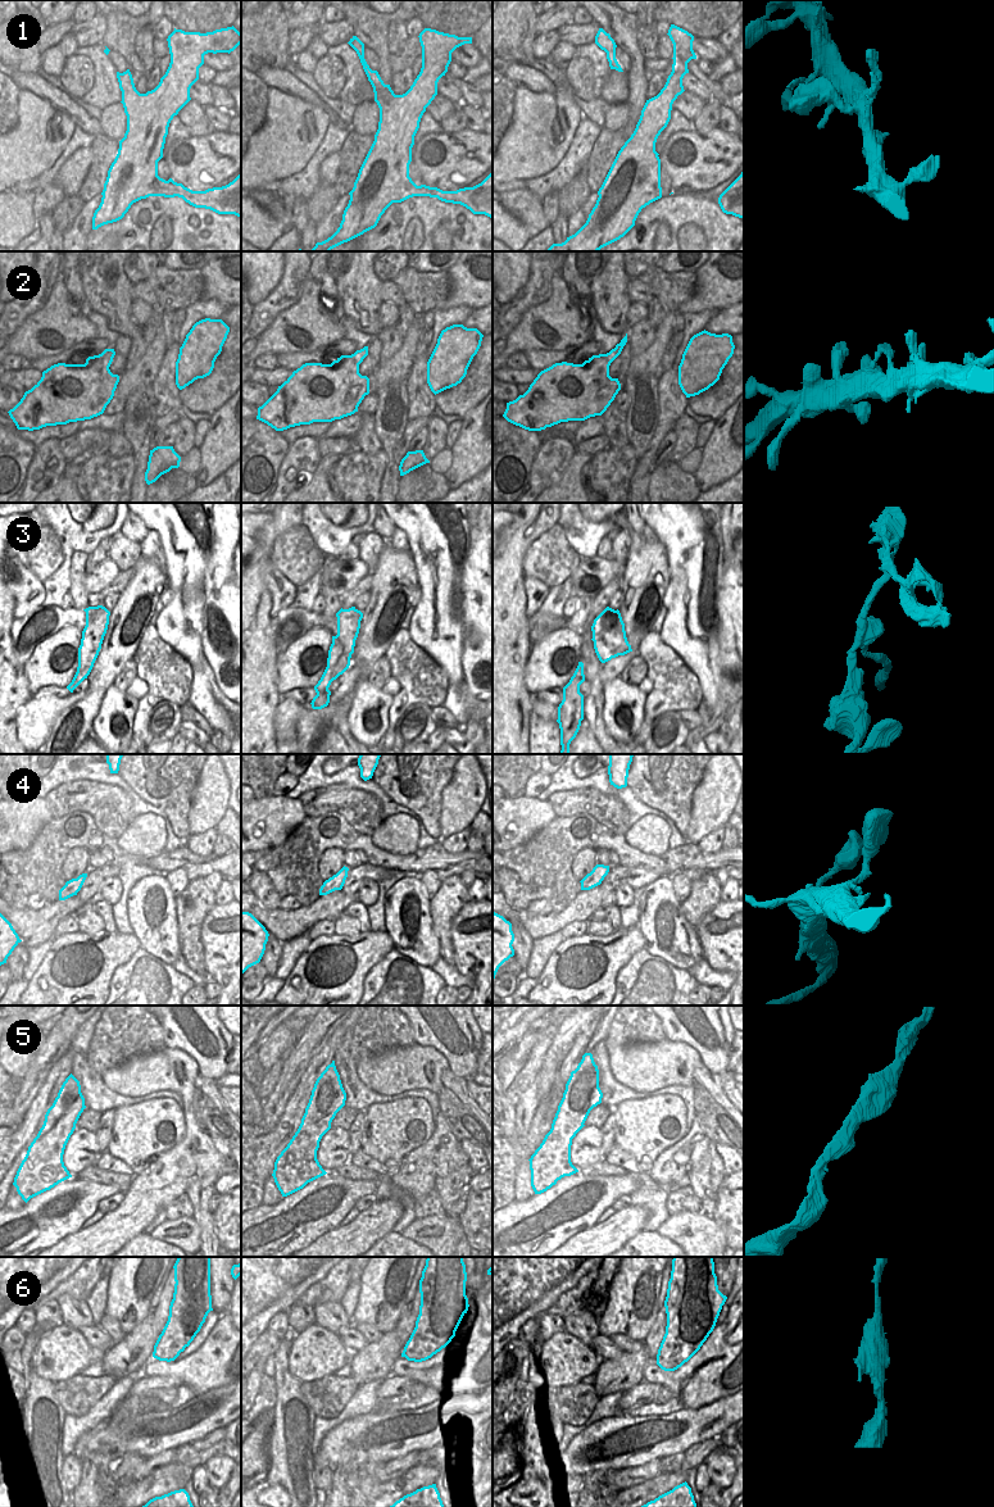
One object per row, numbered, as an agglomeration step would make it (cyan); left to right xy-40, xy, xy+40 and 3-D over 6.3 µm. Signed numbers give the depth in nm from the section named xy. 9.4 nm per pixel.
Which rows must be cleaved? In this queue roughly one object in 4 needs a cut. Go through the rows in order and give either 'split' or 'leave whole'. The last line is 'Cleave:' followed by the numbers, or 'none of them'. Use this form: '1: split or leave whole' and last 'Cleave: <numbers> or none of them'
1: leave whole
2: leave whole
3: split
4: leave whole
5: leave whole
6: split
Cleave: 3, 6

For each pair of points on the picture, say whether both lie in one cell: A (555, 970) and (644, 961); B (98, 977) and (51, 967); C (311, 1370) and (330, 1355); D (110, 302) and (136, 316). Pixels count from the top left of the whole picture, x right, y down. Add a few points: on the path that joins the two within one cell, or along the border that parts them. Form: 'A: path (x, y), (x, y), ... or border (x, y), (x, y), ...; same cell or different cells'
A: border (643, 947), (618, 971), (614, 989); different cells
B: path (85, 986), (63, 986), (59, 980); same cell
C: path (316, 1365), (325, 1356); same cell
D: border (132, 302), (130, 318), (141, 327); different cells

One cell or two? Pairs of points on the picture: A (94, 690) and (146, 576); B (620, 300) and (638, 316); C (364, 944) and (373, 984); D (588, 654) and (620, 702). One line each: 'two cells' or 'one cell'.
A: one cell
B: two cells
C: two cells
D: two cells

